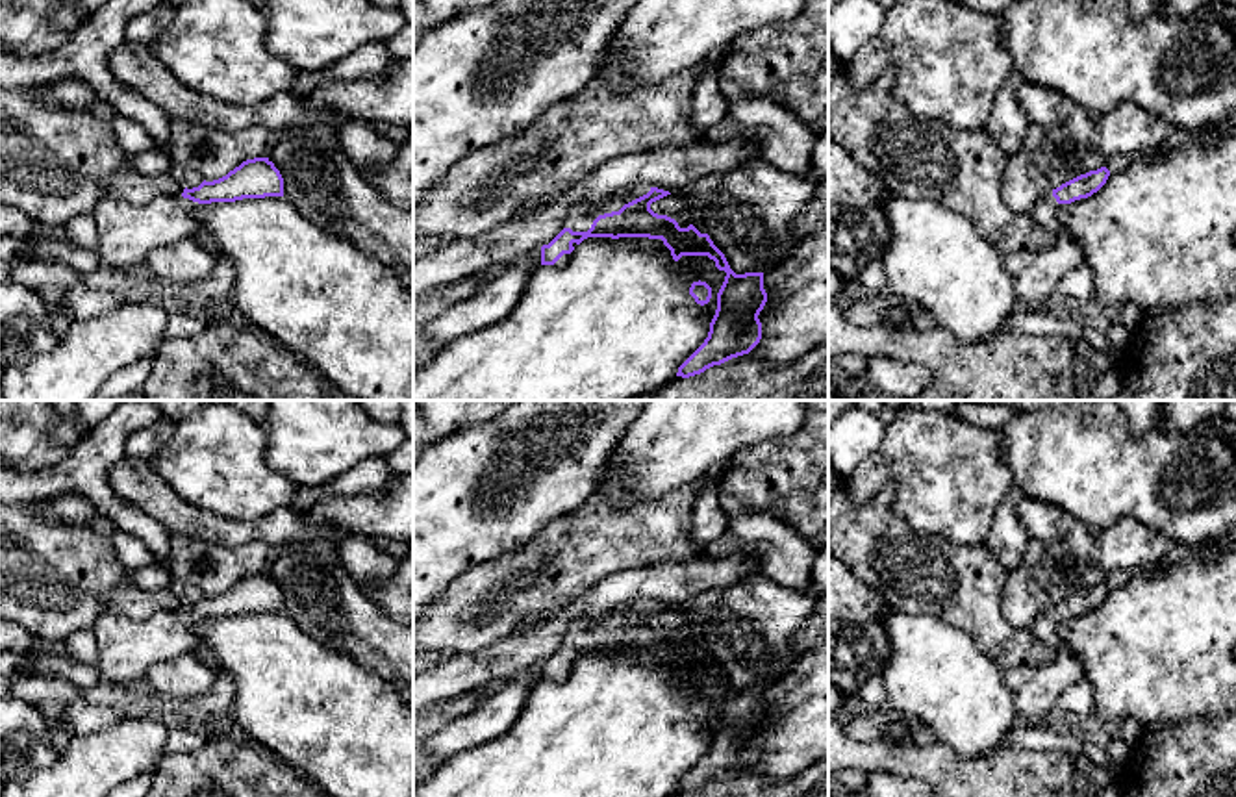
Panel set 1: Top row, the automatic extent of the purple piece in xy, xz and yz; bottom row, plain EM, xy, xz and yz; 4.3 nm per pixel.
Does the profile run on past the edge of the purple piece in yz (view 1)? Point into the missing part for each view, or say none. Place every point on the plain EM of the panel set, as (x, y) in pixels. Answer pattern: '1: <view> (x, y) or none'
1: yz (1044, 627)

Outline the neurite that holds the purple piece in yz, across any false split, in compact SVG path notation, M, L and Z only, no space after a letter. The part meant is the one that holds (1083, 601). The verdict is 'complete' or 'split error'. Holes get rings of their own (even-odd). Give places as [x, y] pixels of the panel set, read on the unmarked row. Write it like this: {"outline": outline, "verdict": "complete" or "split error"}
{"outline": "M1101 582L1062 599L1060 602L1053 604L1049 612L1043 612L1032 621L1030 632L1054 651L1066 649L1066 643L1058 634L1060 621L1091 612L1106 599L1108 591L1110 586Z", "verdict": "split error"}

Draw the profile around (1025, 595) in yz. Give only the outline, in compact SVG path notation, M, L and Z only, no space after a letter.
M1025 563L1010 571L1003 586L1003 615L1015 628L1030 628L1043 612L1053 610L1047 584Z

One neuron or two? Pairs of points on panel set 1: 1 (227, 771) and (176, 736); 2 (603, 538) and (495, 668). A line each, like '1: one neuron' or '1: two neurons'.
1: two neurons
2: two neurons

